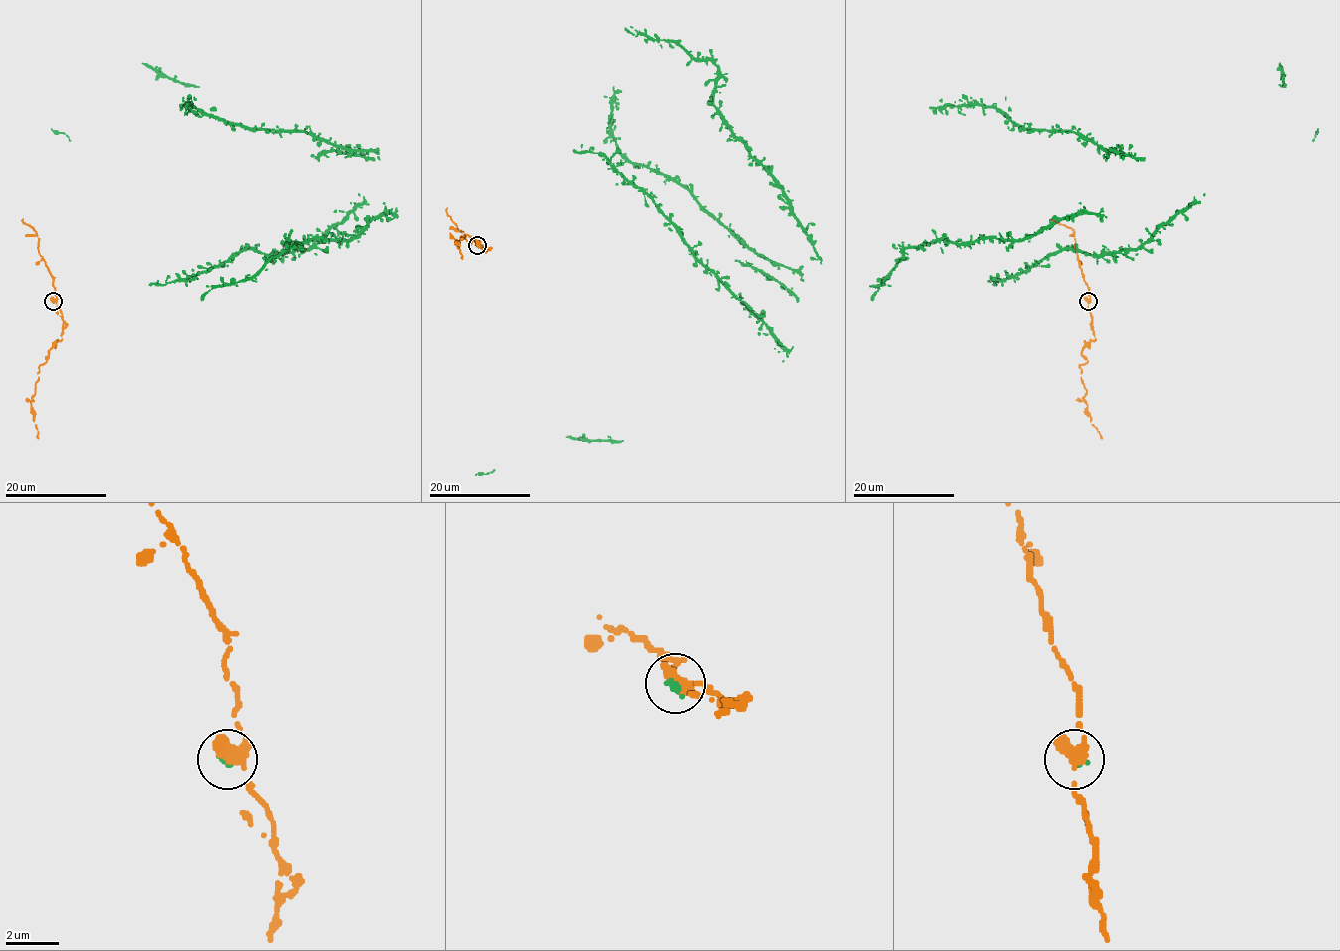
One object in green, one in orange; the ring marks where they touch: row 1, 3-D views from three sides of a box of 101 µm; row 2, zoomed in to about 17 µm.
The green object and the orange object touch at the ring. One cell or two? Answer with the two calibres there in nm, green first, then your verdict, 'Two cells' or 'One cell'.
Thickness 200 nm (green) against 600 nm. One cell

